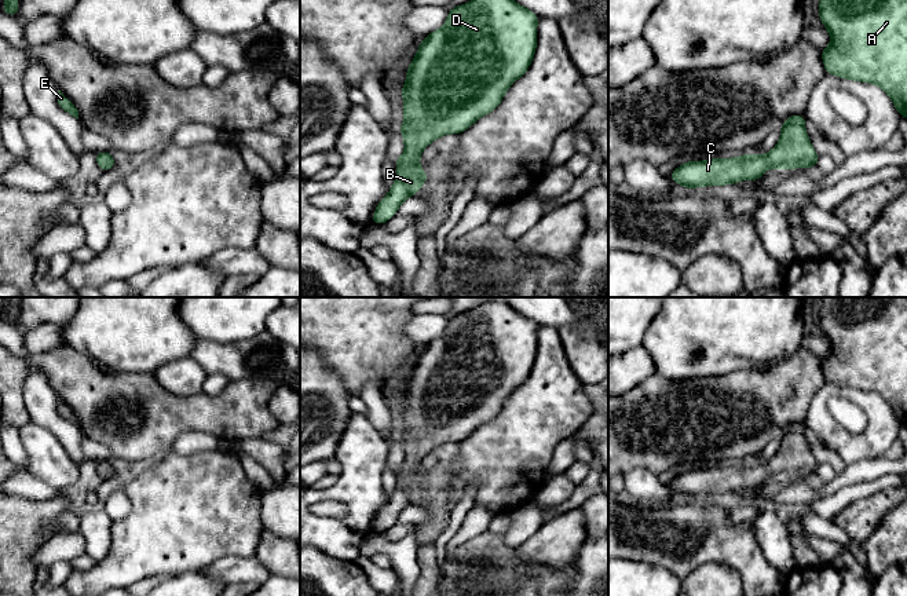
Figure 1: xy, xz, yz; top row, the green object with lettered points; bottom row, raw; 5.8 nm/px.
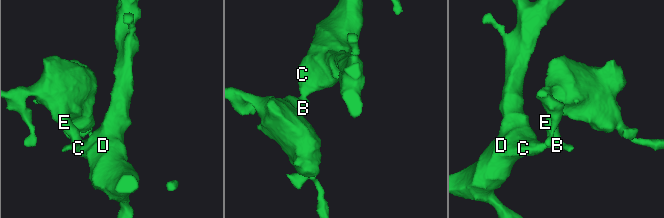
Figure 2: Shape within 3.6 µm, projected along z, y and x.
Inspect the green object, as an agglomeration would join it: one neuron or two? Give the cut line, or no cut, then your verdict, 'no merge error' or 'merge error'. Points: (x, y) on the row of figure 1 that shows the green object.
cut none; no merge error

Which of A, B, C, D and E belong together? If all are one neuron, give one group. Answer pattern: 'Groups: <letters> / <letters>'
Groups: A B C D E

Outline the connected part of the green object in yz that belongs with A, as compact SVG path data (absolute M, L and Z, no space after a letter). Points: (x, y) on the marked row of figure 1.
M820 0L819 18L831 36L830 45L820 50L824 70L840 78L870 83L881 87L895 103L899 114L907 118L907 0Z

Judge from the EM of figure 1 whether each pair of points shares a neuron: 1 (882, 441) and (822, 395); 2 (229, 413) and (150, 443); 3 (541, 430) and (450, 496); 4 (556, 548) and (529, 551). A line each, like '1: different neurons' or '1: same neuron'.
1: same neuron
2: same neuron
3: same neuron
4: same neuron

